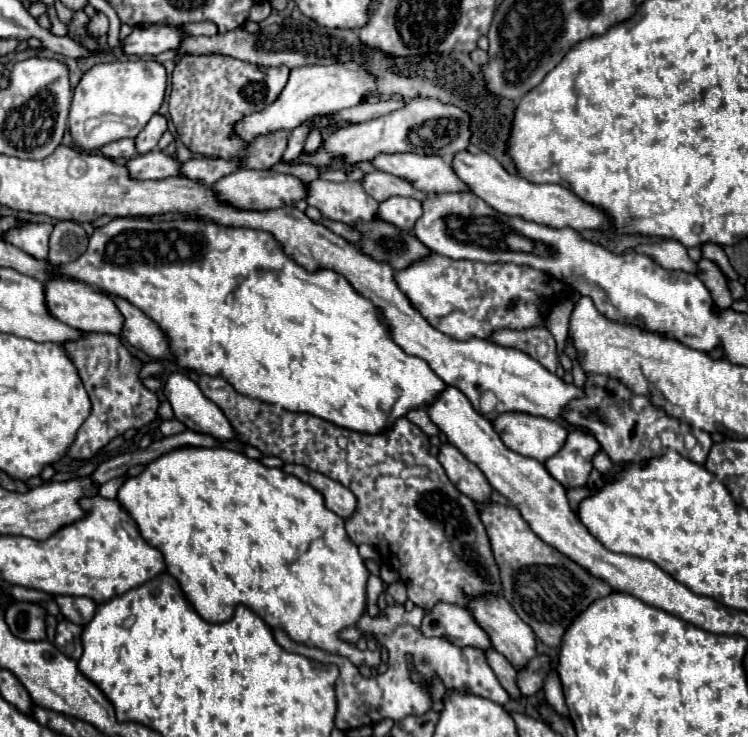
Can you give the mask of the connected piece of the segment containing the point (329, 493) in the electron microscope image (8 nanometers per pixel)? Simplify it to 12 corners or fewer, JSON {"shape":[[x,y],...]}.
{"shape":[[286,463],[282,469],[322,493],[342,519],[354,513],[350,489],[322,473]]}

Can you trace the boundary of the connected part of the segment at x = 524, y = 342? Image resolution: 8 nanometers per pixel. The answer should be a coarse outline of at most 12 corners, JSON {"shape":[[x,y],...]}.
{"shape":[[546,327],[502,329],[490,341],[536,357],[550,373],[556,339]]}

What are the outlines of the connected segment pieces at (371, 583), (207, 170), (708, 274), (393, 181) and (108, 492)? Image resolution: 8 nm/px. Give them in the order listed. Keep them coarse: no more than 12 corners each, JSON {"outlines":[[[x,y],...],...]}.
{"outlines":[[[378,575],[368,577],[370,615],[378,613],[376,601],[384,587]],[[190,159],[180,175],[214,185],[236,171],[236,161]],[[700,259],[696,275],[720,309],[732,305],[728,277],[710,259]],[[382,171],[368,173],[364,191],[378,203],[388,197],[424,201],[412,183]],[[127,475],[112,479],[100,486],[98,495],[115,499]]]}

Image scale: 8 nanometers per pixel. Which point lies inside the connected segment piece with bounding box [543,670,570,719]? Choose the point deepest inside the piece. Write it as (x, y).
(552, 688)

